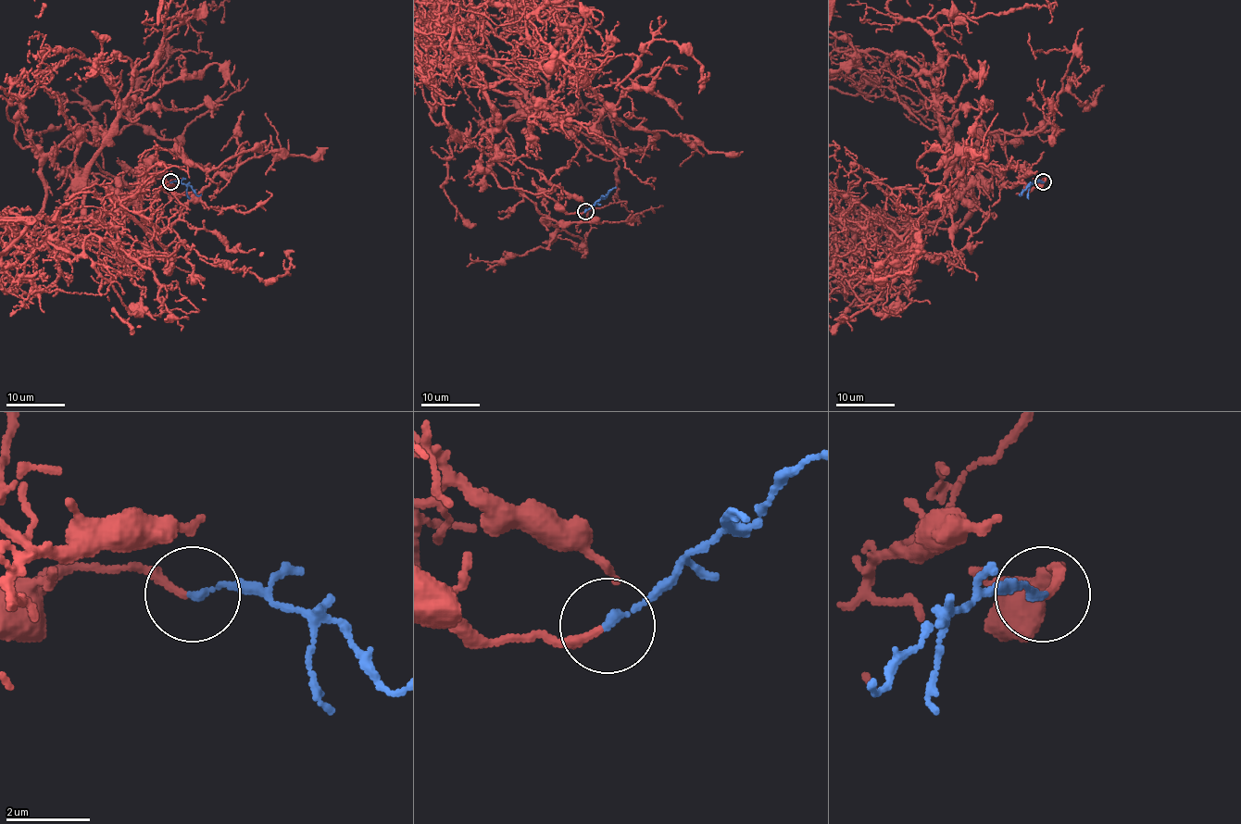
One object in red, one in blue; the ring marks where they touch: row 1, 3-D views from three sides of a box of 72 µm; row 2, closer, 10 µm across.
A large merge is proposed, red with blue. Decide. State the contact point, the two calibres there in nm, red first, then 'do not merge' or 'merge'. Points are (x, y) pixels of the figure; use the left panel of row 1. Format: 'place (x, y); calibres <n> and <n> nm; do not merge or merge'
place (170, 181); calibres 170 and 180 nm; merge

